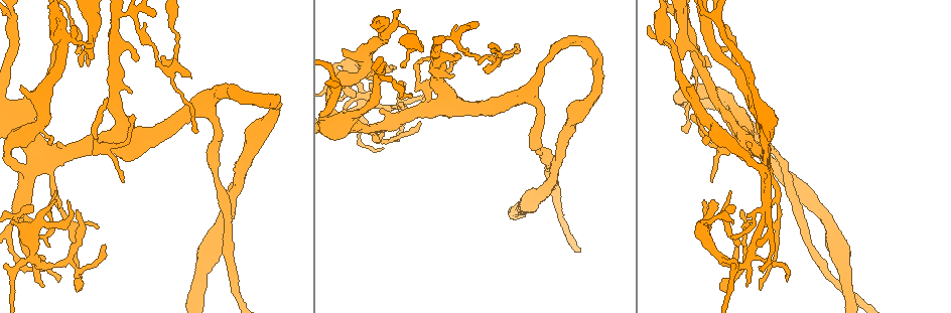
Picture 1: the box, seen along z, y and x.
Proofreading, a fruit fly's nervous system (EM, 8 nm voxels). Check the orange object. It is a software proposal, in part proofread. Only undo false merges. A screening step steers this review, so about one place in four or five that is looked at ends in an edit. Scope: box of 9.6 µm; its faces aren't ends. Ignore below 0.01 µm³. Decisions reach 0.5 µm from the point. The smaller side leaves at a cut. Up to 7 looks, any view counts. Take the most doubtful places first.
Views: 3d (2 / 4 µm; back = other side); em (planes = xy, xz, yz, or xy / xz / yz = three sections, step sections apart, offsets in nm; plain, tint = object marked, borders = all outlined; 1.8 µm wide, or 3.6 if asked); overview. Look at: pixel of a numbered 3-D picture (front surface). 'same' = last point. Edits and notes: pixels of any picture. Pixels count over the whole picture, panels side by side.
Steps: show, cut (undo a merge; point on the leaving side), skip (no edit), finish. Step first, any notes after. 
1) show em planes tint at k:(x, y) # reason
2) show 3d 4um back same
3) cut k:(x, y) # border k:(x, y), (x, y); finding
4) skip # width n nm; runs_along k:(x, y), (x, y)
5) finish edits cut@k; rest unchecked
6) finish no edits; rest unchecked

show em xy step 8 tint at 1:(23, 177) # four-way junction

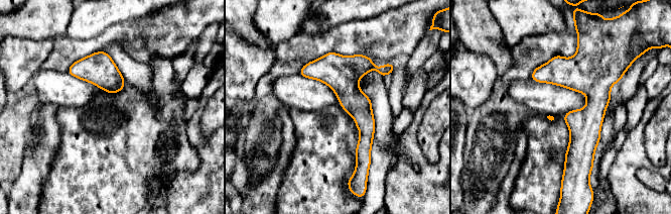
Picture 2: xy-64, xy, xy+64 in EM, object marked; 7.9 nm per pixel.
show em planes tint same # another direction

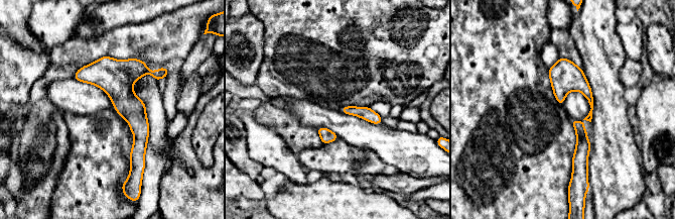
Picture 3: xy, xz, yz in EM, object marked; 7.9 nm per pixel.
skip # width 80 nm; runs_along 3:(105, 59), (139, 125), (133, 166); all the same neuron

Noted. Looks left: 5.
show em planes tint at 1:(168, 73) # calibre changes

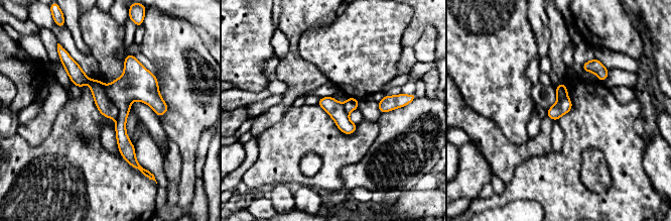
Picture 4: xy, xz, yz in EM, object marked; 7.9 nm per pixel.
skip # width 140 nm; one neuron here

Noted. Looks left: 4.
show em xy step 8 plain at 1:(747, 265) # four-way junction

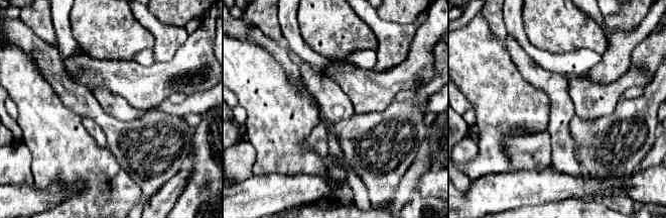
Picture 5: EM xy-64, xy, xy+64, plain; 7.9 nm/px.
show em xy step 8 tint same

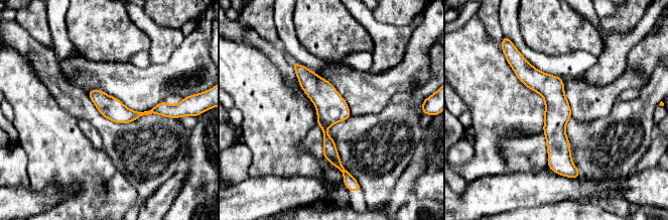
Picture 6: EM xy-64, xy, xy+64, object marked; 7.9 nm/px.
skip # runs_along 6:(523, 61), (555, 100), (566, 169); one neuron here

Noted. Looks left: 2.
finish no edits; rest unchecked

